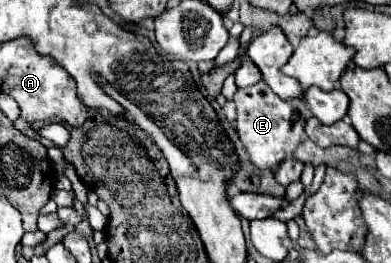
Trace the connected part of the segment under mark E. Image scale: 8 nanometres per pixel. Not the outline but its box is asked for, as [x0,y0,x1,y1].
[235,81,312,171]

